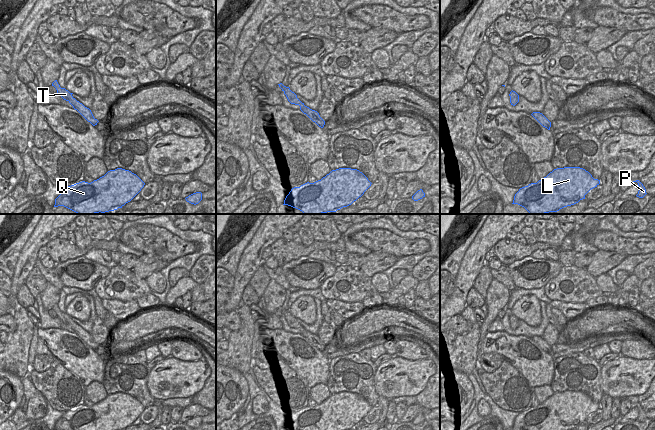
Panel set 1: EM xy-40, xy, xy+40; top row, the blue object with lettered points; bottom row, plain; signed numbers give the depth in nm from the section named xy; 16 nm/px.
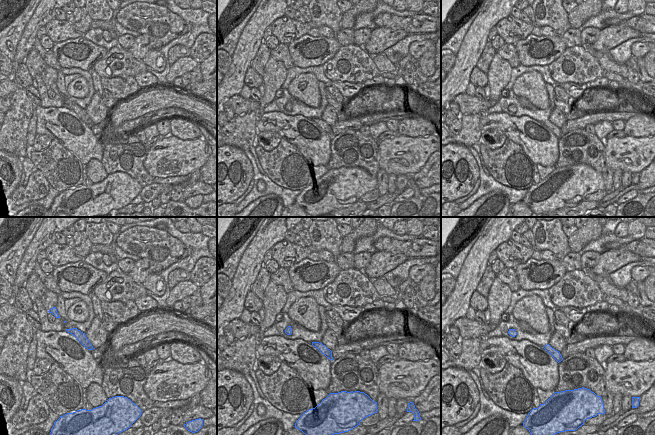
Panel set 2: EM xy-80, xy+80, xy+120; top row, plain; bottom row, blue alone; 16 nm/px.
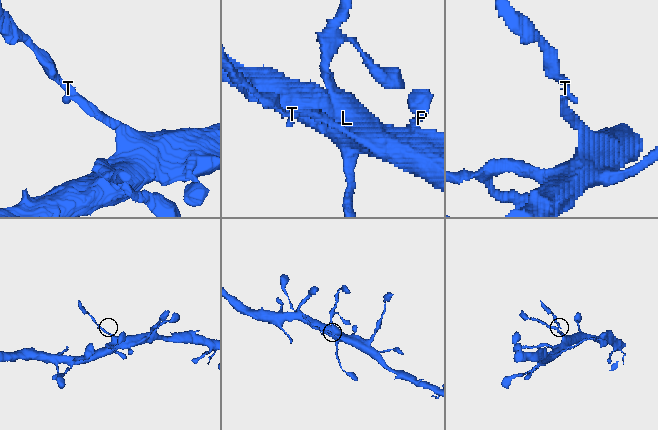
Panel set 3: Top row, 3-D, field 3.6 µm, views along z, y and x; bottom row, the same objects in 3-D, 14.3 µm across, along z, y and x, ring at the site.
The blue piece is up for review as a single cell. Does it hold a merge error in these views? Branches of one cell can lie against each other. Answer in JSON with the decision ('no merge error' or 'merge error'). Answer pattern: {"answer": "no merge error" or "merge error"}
{"answer": "merge error"}

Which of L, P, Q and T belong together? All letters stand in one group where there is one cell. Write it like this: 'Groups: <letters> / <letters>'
Groups: L P Q / T

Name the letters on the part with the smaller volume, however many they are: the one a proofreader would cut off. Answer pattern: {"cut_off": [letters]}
{"cut_off": ["T"]}

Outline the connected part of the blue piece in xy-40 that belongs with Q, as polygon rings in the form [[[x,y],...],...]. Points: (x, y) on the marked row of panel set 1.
[[[117,168],[91,183],[82,181],[66,187],[54,207],[64,206],[77,214],[114,211],[130,202],[144,185],[136,174]]]

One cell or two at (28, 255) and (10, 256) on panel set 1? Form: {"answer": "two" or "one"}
{"answer": "two"}

